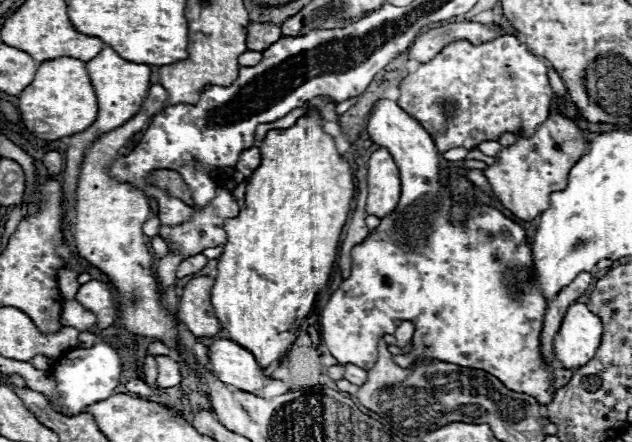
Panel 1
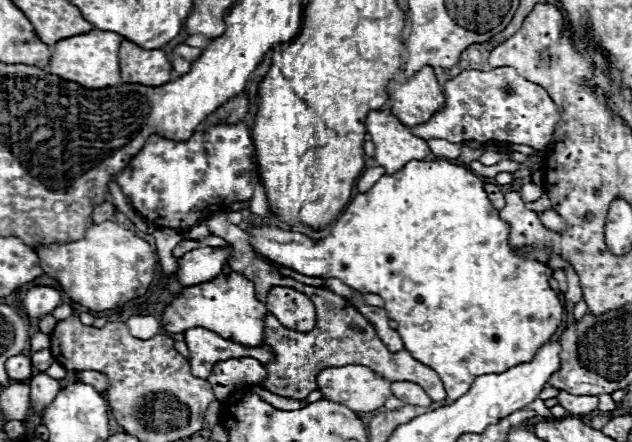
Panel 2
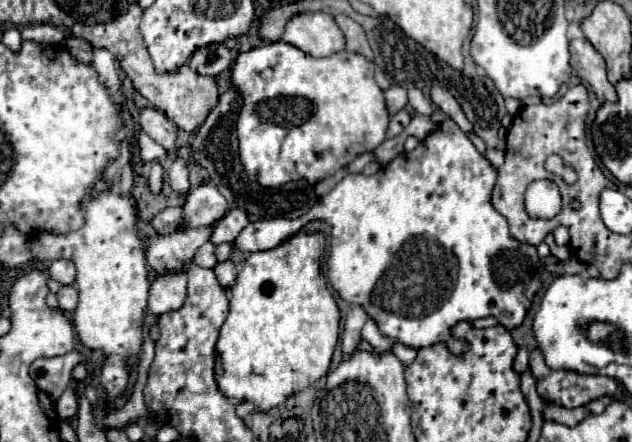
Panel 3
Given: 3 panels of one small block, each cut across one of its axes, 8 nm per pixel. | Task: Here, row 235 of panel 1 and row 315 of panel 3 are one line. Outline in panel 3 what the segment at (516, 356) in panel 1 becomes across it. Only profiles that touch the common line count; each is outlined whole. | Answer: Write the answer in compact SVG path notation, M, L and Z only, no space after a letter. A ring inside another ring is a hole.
M446 118L444 122L438 124L440 128L436 132L430 132L426 136L426 140L412 152L412 154L400 154L396 156L392 162L388 162L386 166L382 166L376 174L372 176L364 176L364 174L346 174L332 192L328 192L326 196L322 196L316 206L312 206L312 210L308 214L304 214L304 218L298 218L296 222L288 222L288 218L274 218L274 220L258 220L248 224L238 238L234 240L236 248L242 250L244 254L250 252L258 252L258 250L270 250L274 246L278 246L280 242L284 242L286 238L290 238L292 234L296 234L308 220L326 220L332 228L330 232L330 258L328 258L328 280L332 284L332 288L340 294L340 298L344 298L346 302L354 302L360 304L370 318L376 320L378 330L386 336L386 338L394 338L410 348L424 348L424 346L432 346L436 342L446 342L450 338L450 328L460 322L472 322L476 318L486 318L486 316L494 316L504 328L516 328L522 324L530 304L532 304L532 296L536 294L536 290L540 288L538 282L538 254L534 246L528 244L520 244L516 242L510 234L508 234L508 222L504 216L500 216L492 202L490 202L490 194L492 194L492 186L496 182L496 168L490 166L490 162L472 146L472 142L466 138L466 134L450 120Z

